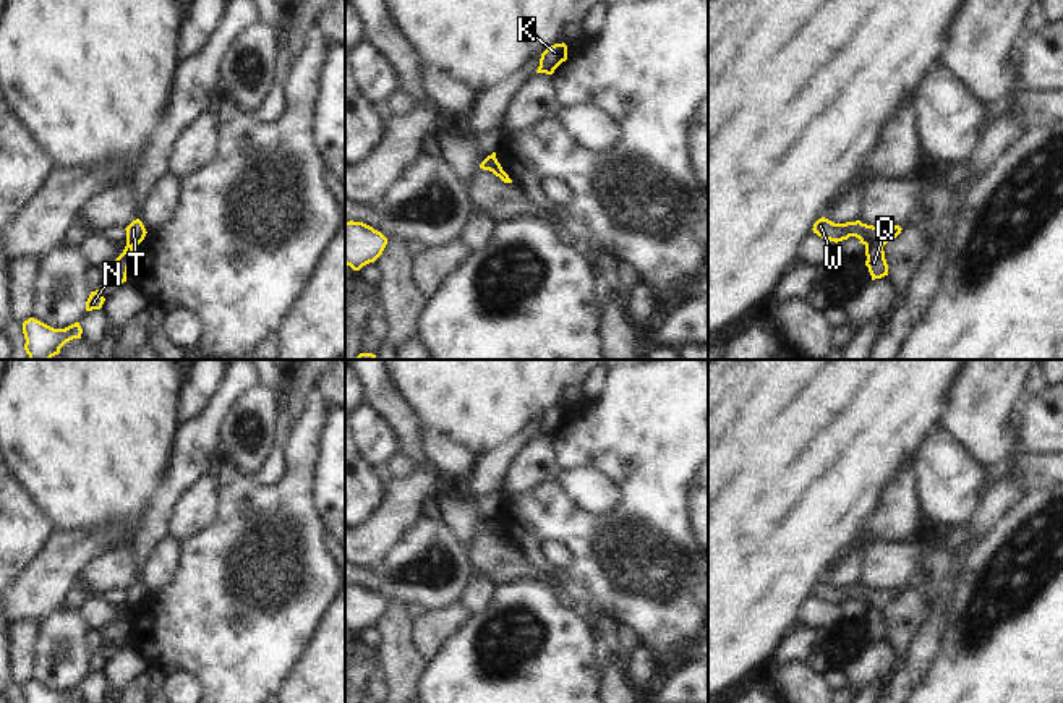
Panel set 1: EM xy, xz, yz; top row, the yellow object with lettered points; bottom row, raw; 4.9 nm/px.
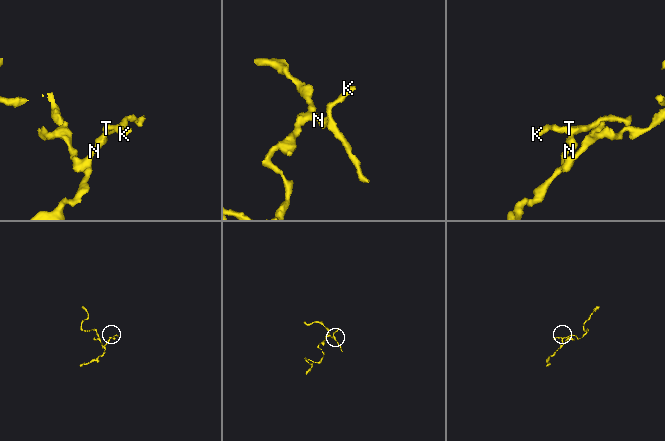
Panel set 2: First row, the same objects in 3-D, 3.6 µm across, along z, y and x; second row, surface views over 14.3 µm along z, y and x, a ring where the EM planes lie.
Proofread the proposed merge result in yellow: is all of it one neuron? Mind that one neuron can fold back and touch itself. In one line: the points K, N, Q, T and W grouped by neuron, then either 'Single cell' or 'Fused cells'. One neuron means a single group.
Groups: K T W / N Q. Fused cells.

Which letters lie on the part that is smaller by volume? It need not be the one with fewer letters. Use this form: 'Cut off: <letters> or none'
Cut off: K, T, W

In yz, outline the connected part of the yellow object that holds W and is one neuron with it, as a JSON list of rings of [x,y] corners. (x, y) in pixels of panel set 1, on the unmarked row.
[[[825,580],[818,582],[813,586],[813,596],[818,599],[830,603],[830,604],[843,604],[847,603],[849,599],[859,601],[862,607],[875,607],[883,612],[883,609],[894,603],[901,596],[901,590],[873,590],[862,586],[860,583],[856,585],[846,585],[846,586],[835,586]]]

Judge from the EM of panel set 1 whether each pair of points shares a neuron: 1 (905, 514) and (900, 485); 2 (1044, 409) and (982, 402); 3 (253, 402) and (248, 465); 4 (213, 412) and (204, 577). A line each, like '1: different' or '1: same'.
1: same
2: different
3: same
4: different

